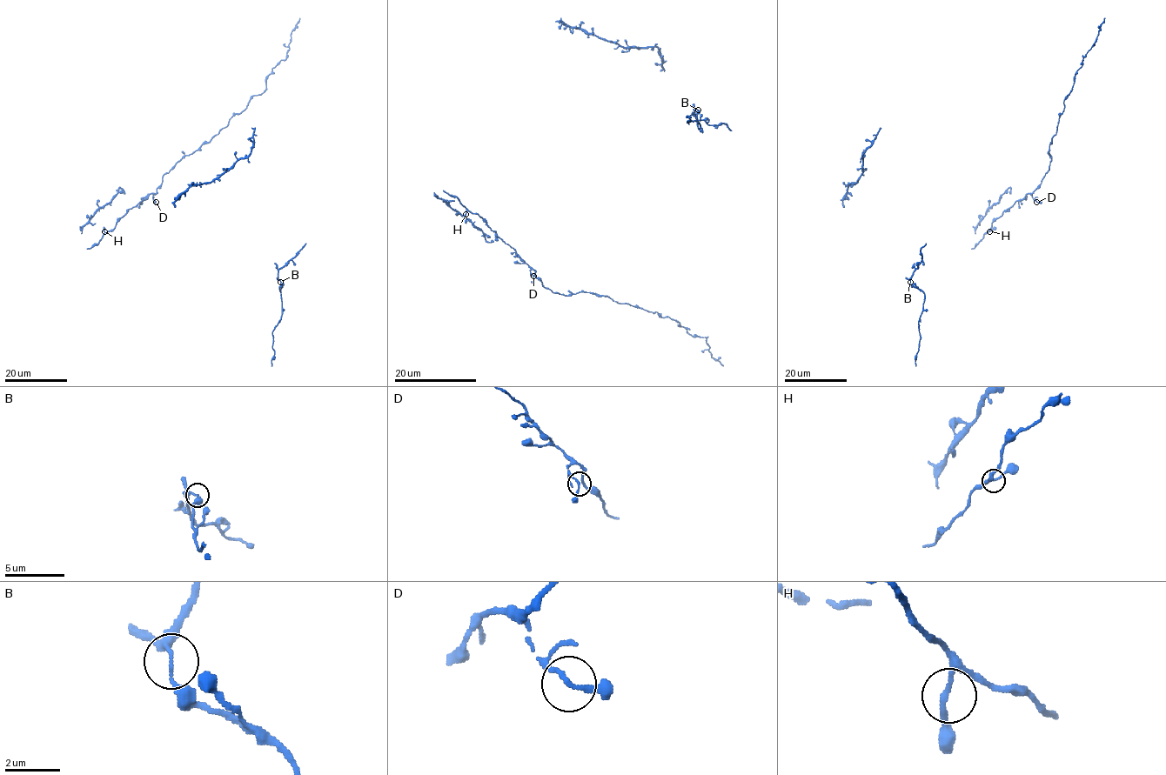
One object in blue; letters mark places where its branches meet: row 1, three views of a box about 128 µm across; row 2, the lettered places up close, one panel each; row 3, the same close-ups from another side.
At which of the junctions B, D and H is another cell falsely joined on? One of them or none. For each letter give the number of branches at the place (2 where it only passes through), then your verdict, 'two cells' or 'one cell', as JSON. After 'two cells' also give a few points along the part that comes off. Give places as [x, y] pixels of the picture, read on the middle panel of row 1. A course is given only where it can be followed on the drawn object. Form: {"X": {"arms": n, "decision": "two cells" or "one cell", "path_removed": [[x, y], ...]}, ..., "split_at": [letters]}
{"B": {"arms": 2, "decision": "two cells", "path_removed": [[698, 110], [695, 110], [698, 120], [703, 120], [708, 125], [725, 124], [731, 130]]}, "D": {"arms": 2, "decision": "one cell"}, "H": {"arms": 2, "decision": "one cell"}, "split_at": ["B"]}

